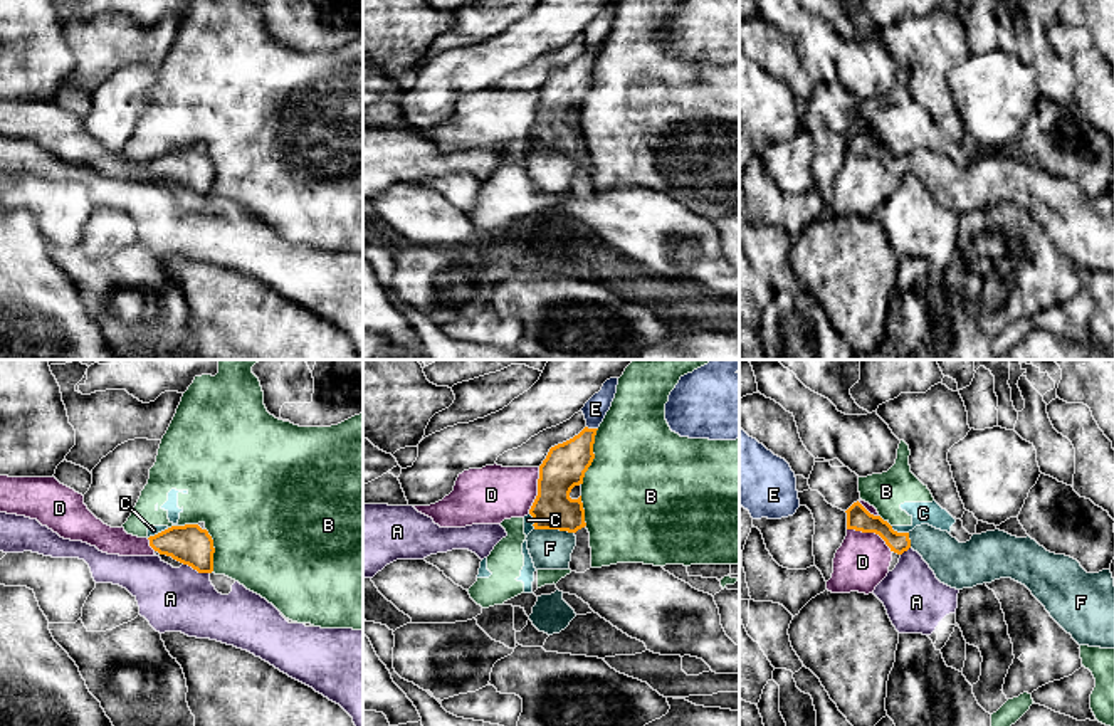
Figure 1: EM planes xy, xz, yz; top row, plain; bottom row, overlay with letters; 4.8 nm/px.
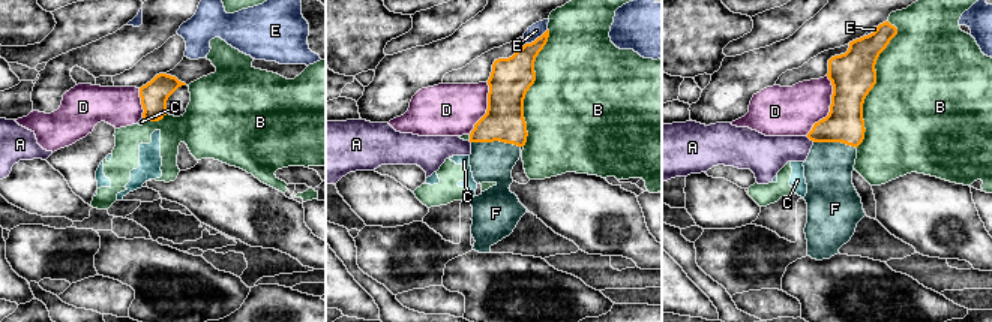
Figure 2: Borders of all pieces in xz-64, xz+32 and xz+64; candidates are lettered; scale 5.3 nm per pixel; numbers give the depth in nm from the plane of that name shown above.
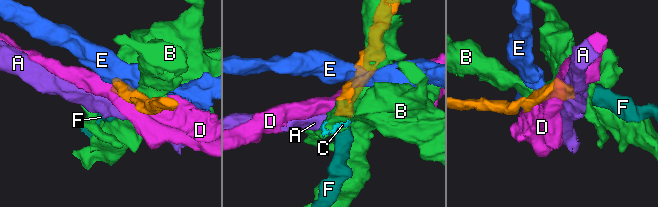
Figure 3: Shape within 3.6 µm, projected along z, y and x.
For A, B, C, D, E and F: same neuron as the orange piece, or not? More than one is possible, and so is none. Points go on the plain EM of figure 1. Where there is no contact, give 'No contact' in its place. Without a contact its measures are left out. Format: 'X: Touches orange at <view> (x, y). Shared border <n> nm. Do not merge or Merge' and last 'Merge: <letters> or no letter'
A: Touches orange at xy (197, 194). Shared border 140 nm. Do not merge
B: Touches orange at xz (593, 81). Shared border 280 nm. Do not merge
C: Touches orange at yz (899, 157). Shared border 90 nm. Do not merge
D: Touches orange at yz (871, 155). Shared border 240 nm. Do not merge
E: Touches orange at xz (592, 52). Shared border 60 nm. Do not merge
F: Touches orange at xz (555, 152). Shared border 190 nm. Merge
Merge: F

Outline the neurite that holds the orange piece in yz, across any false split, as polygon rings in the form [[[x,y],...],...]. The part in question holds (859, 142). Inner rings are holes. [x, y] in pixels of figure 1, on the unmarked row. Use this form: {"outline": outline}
{"outline": [[[859,124],[847,134],[847,153],[879,158],[891,175],[917,175],[936,202],[956,213],[1000,202],[1025,208],[1079,269],[1114,272],[1114,202],[1111,193],[1087,197],[1065,178],[1047,175],[1030,160],[995,153],[959,166],[929,148],[897,156]]]}

